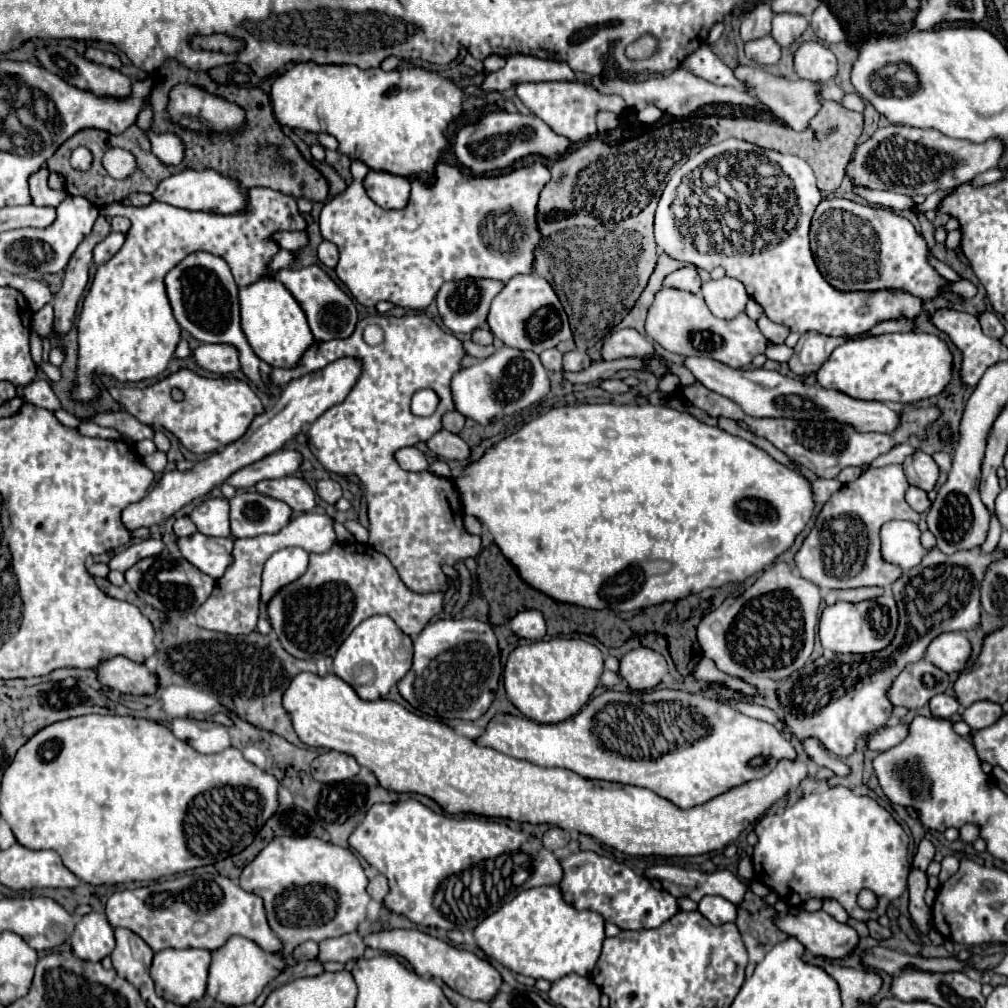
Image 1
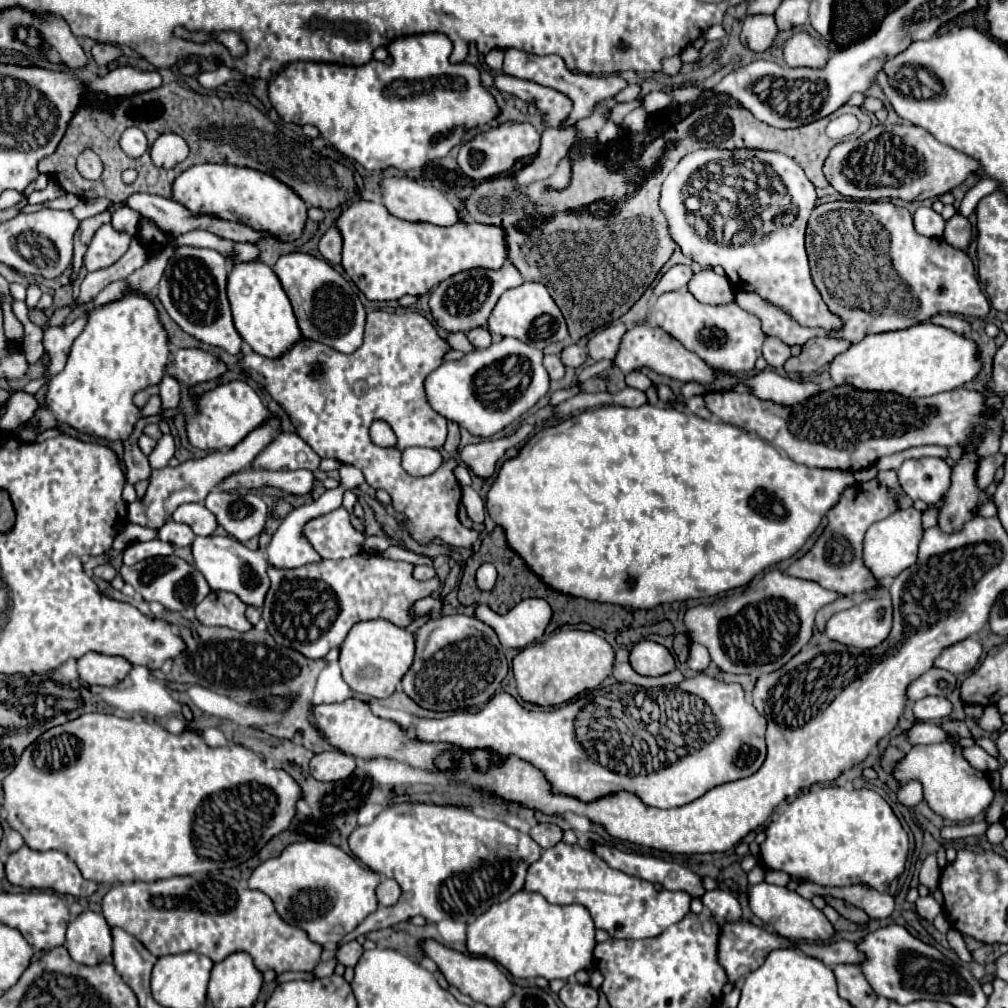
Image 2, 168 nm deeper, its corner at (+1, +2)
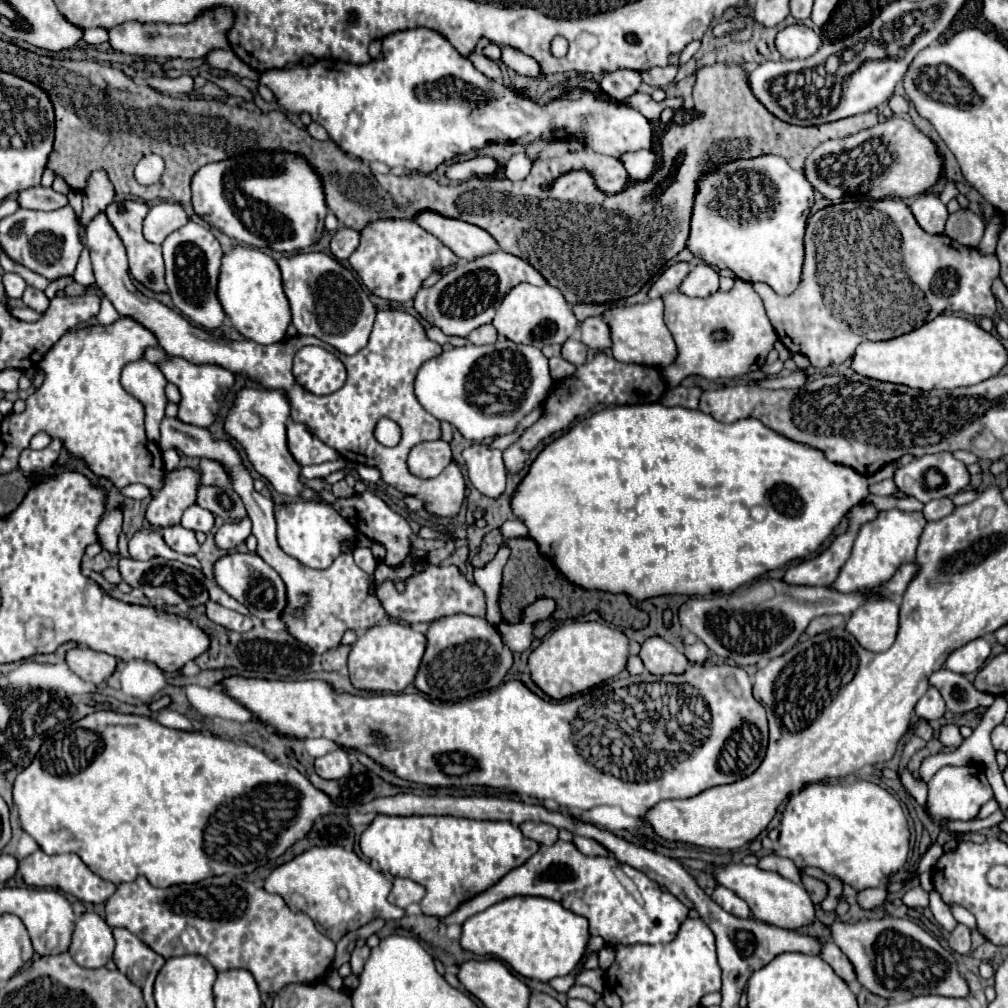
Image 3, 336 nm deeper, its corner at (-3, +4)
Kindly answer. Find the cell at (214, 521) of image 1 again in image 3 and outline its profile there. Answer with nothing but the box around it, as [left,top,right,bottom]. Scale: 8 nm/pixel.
[182,504,214,532]

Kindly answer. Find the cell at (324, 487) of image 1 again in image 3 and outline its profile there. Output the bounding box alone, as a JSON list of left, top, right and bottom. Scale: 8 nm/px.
[332,480,354,498]

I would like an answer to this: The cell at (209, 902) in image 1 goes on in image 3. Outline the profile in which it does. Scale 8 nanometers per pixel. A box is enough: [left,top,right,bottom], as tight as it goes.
[106,874,336,996]

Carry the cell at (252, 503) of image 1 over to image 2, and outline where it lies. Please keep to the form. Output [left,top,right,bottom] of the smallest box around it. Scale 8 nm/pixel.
[204,490,268,542]

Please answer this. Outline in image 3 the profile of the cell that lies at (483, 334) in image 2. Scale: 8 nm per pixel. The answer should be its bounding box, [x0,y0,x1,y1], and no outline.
[468,324,496,346]

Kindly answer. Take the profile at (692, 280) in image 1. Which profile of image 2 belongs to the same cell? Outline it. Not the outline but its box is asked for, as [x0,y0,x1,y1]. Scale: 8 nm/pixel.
[654,266,692,296]

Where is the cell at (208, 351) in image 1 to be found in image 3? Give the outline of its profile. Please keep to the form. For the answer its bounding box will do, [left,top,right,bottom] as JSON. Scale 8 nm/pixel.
[144,348,234,428]

